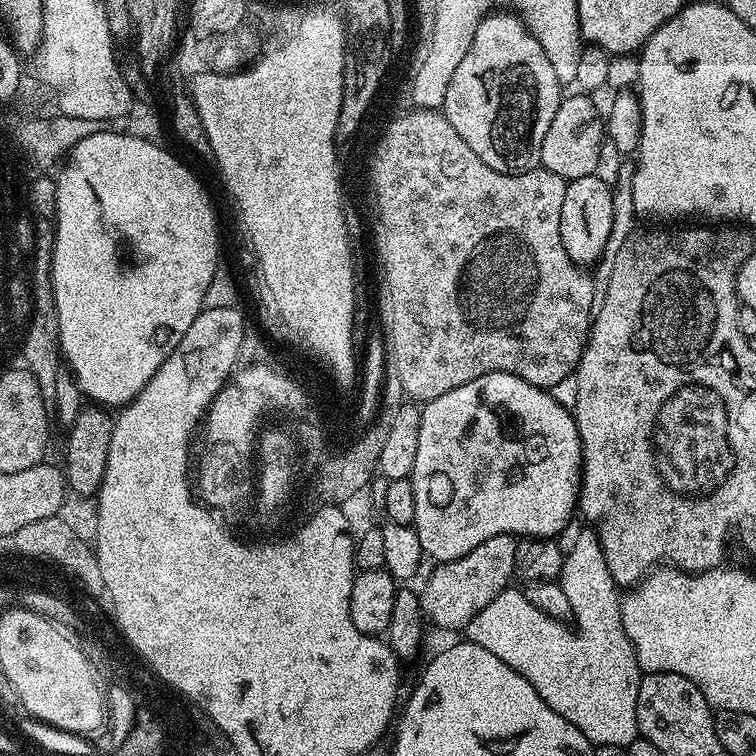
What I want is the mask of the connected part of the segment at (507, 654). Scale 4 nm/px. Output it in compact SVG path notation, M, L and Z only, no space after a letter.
M584 530L574 548L566 552L558 583L566 590L566 598L570 598L571 619L576 620L576 632L567 628L569 625L565 621L556 620L538 610L538 606L526 602L523 591L505 590L494 598L494 602L490 602L490 606L482 606L482 610L470 618L466 625L467 639L482 646L482 650L490 650L494 658L502 658L510 670L518 670L518 674L522 674L522 678L526 678L526 682L538 690L538 698L542 698L542 702L546 702L554 714L562 714L570 726L578 726L578 730L586 734L593 746L605 744L627 748L640 736L638 686L642 673L634 646L630 638L626 638L626 630L622 626L622 592L606 566L606 558L595 531Z

